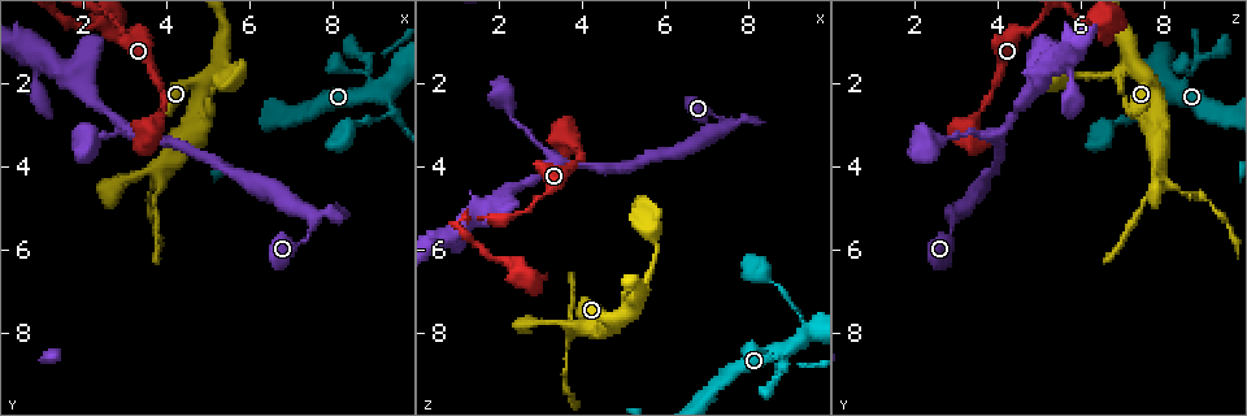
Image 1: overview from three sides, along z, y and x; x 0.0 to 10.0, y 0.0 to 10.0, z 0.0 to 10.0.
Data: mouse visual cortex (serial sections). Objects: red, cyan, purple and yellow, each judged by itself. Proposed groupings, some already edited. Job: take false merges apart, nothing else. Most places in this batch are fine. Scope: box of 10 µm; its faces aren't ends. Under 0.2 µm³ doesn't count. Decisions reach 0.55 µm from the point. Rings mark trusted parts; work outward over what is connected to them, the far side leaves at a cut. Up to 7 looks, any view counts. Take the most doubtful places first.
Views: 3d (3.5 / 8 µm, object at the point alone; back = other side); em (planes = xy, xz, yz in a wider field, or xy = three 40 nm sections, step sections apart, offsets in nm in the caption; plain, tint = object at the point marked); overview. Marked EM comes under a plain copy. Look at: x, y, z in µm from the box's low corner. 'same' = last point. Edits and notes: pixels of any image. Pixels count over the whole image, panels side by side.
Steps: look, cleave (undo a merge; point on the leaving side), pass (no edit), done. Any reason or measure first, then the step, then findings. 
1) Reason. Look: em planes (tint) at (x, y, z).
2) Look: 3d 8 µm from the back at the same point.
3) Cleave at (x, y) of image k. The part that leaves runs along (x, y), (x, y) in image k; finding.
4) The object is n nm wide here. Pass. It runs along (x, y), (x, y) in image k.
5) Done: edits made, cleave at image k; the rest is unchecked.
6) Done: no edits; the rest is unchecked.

Thin neck. Look: 3d 3.5 µm at (9.15, 1.25, 8.75).

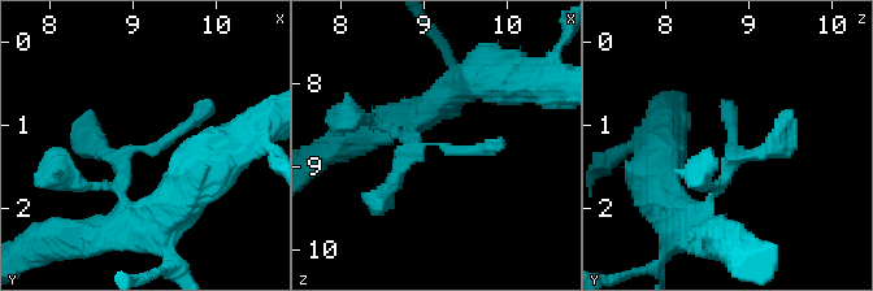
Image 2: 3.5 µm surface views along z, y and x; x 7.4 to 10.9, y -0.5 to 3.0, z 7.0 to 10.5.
Look: em xy step 5 (tint) at (9.15, 1.30, 8.75).

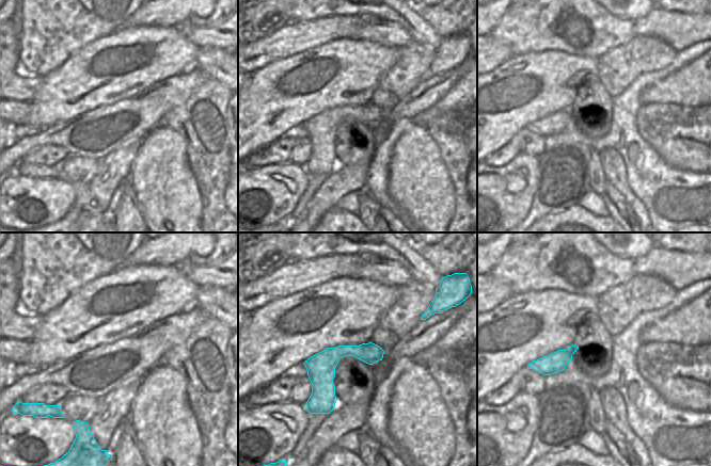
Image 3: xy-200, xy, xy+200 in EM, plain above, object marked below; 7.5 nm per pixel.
Pass. It runs along (379, 350), (341, 351), (311, 404) in image 3; continuous, no second cell.

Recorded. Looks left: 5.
Calibre changes. Look: 3d 3.5 µm from the back at (3.85, 4.00, 7.95).

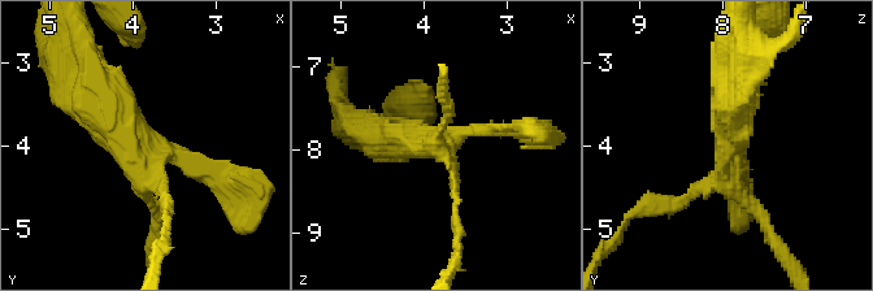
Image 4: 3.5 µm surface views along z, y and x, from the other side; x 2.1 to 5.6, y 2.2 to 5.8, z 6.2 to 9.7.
Need the tissue. Look: em xy step 2 (tint) at (3.90, 4.05, 7.90).

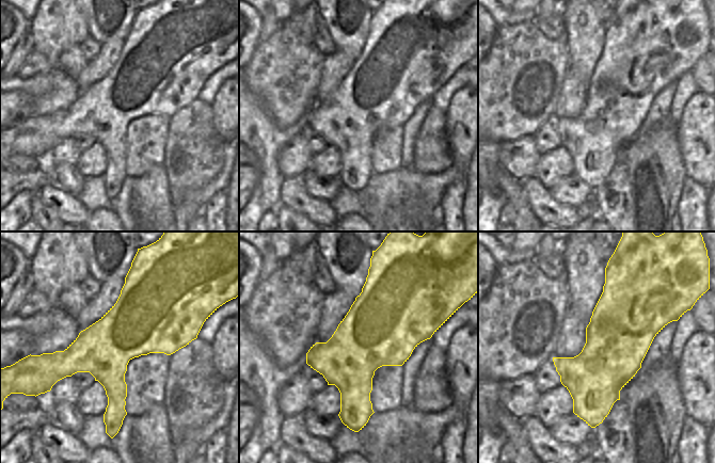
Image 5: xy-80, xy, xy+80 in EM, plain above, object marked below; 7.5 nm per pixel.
Pass. It runs along (85, 82), (144, 153), (220, 169) in image 4; continuous, no second cell.

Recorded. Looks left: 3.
A fork. Look: 3d 8 µm at (5.35, 1.55, 7.25).

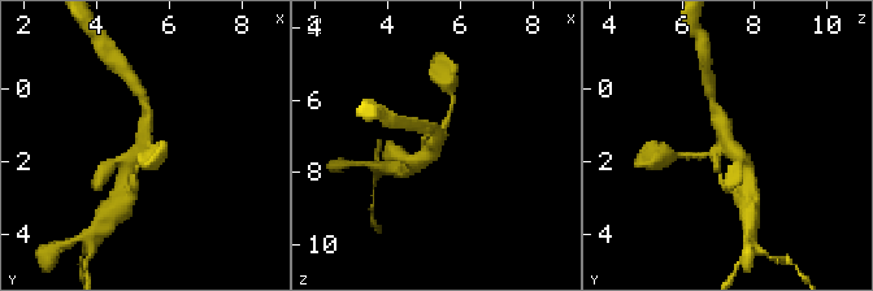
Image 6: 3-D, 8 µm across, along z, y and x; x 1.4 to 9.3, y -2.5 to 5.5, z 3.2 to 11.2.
Closer look. Look: 3d 3.5 µm at the same point.

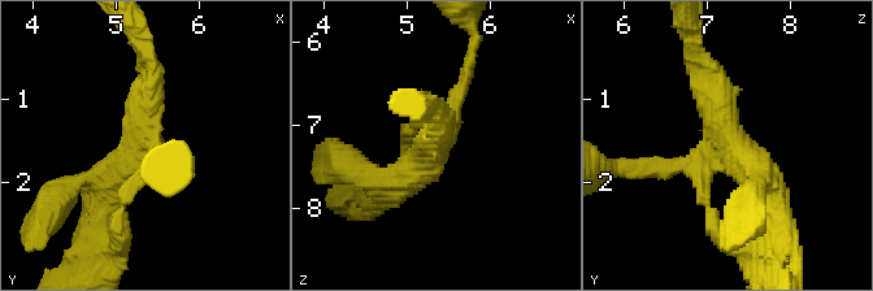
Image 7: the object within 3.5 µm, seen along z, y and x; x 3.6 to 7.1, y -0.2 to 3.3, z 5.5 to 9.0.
Now the EM. Look: em xy step 2 (tint) at (5.35, 1.60, 7.30).

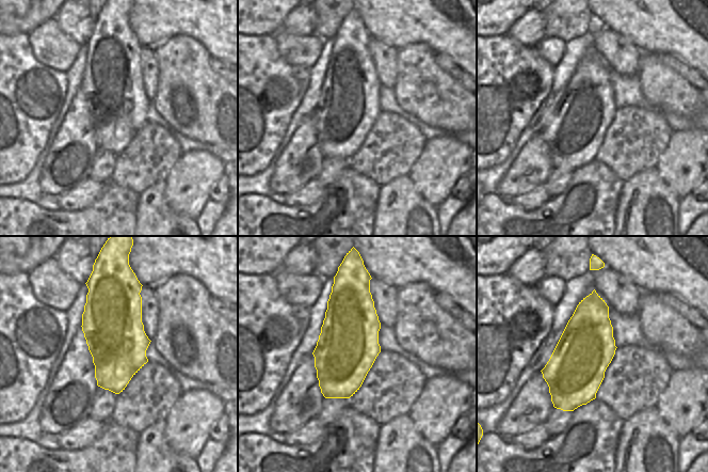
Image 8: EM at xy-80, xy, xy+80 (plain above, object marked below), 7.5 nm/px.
Pass. It runs along (368, 179), (424, 163), (464, 79) in image 7; continuous, no second cell.

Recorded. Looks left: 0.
Done: no edits; the rest is unchecked.

